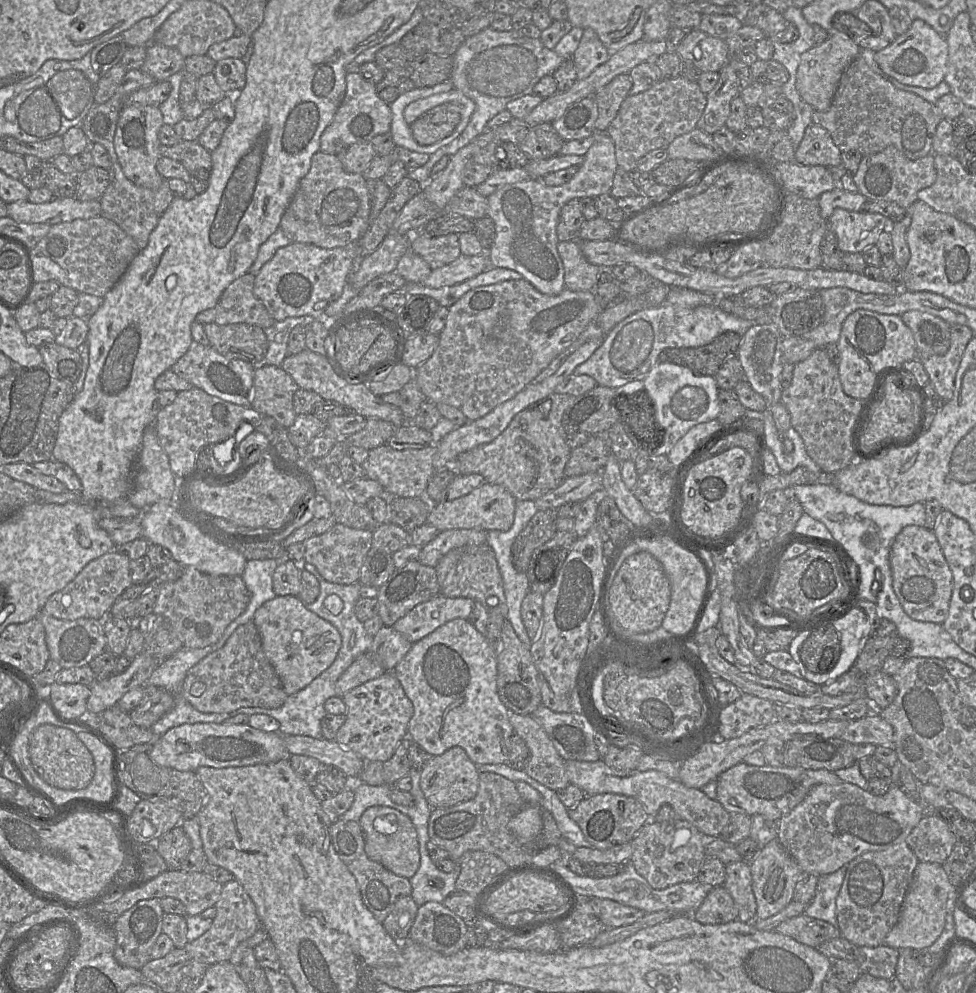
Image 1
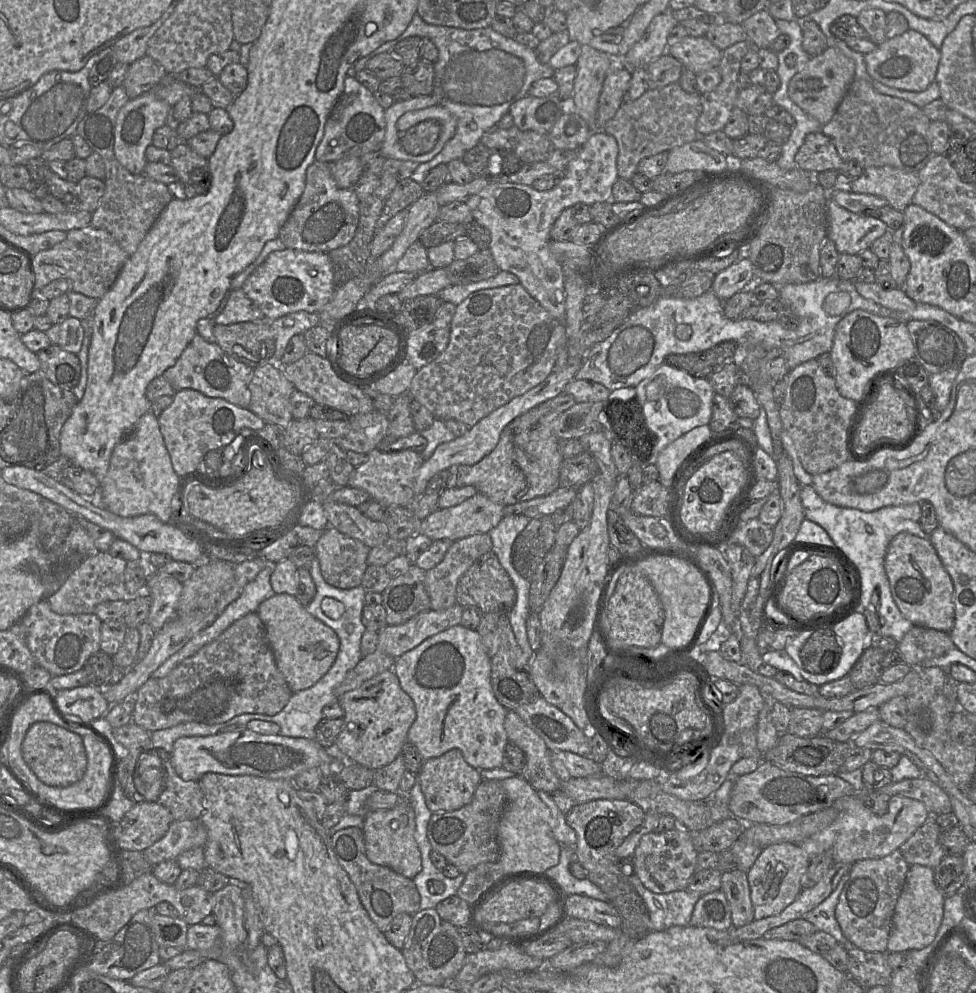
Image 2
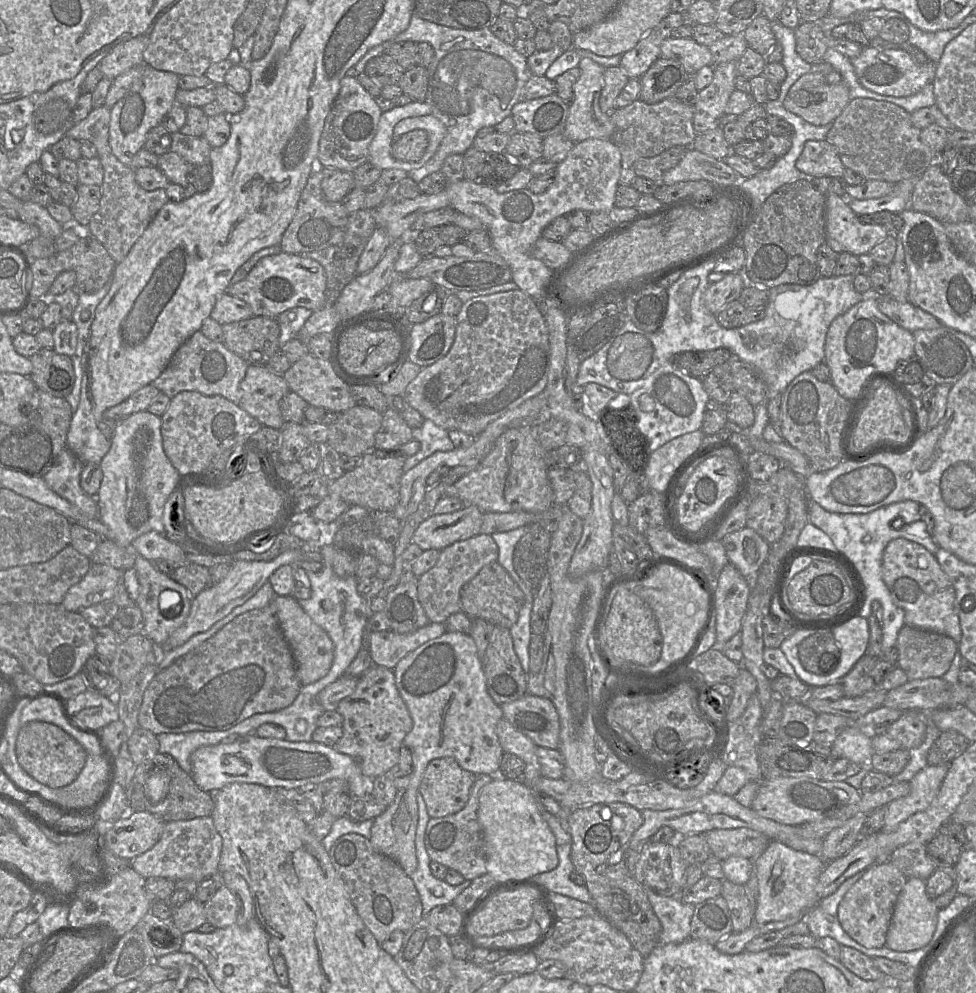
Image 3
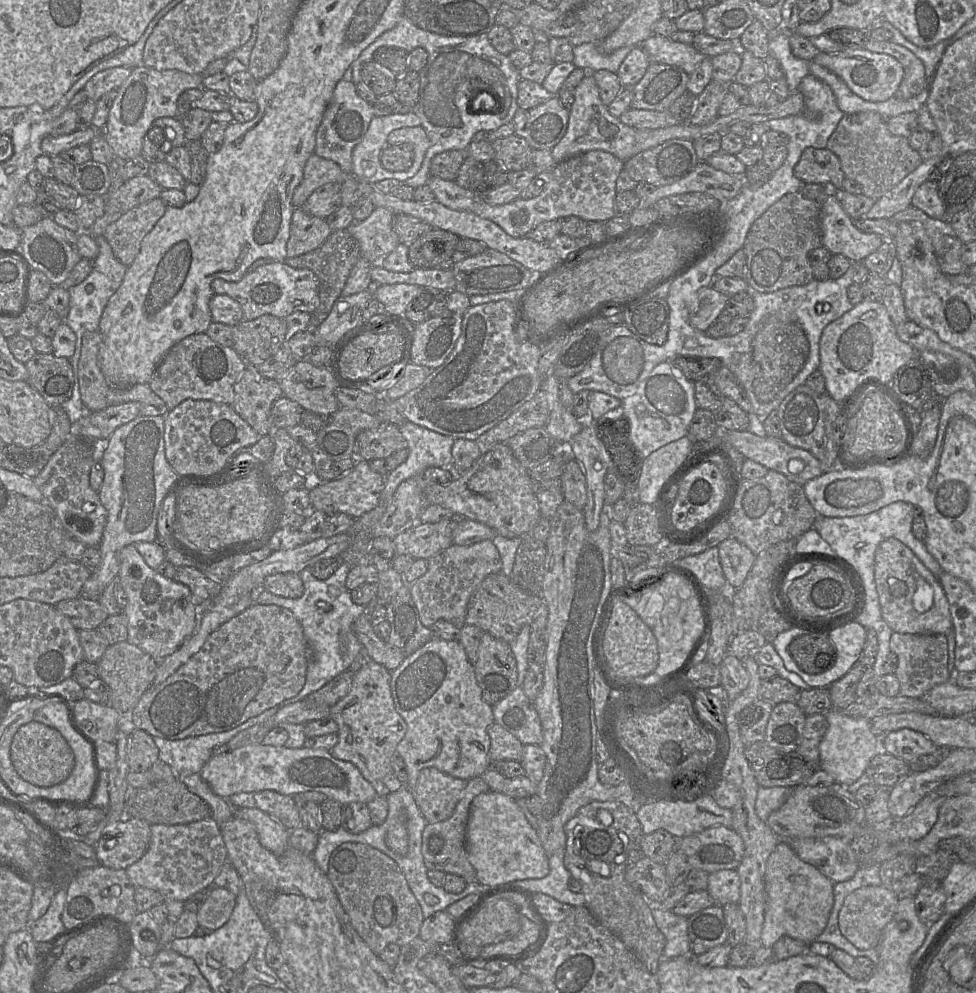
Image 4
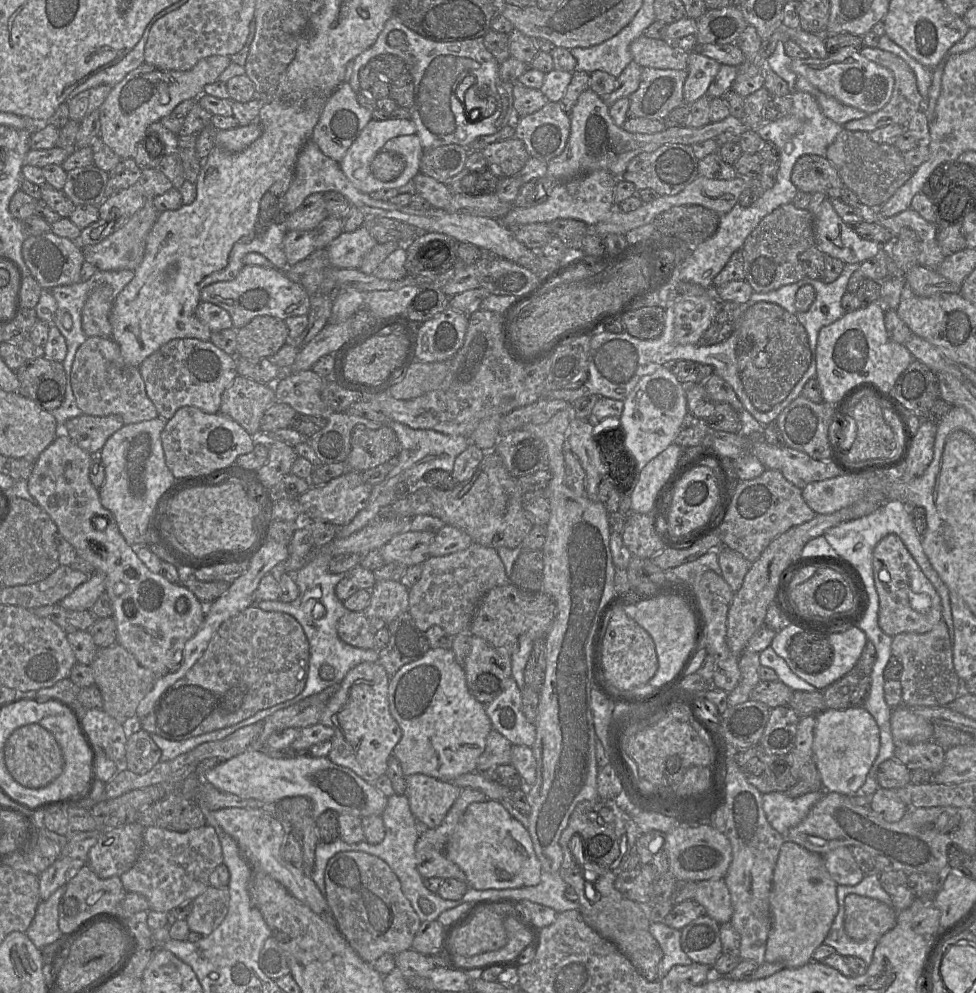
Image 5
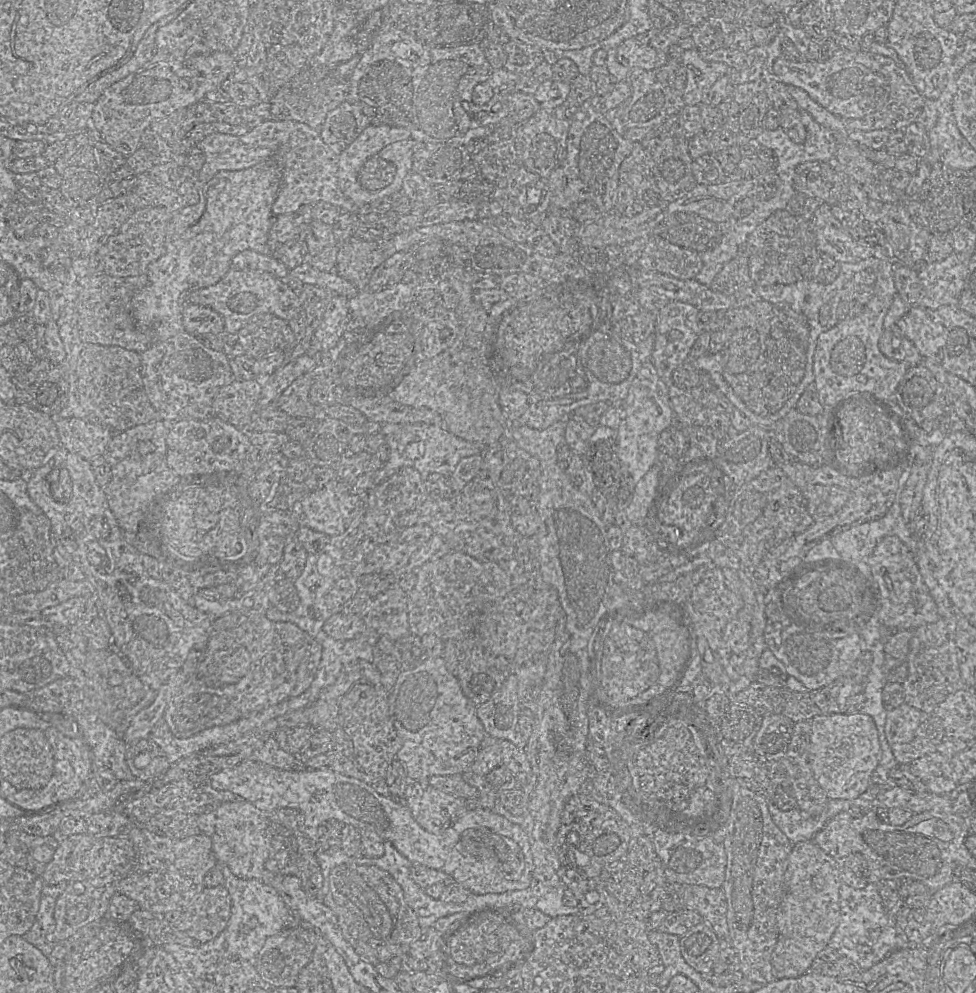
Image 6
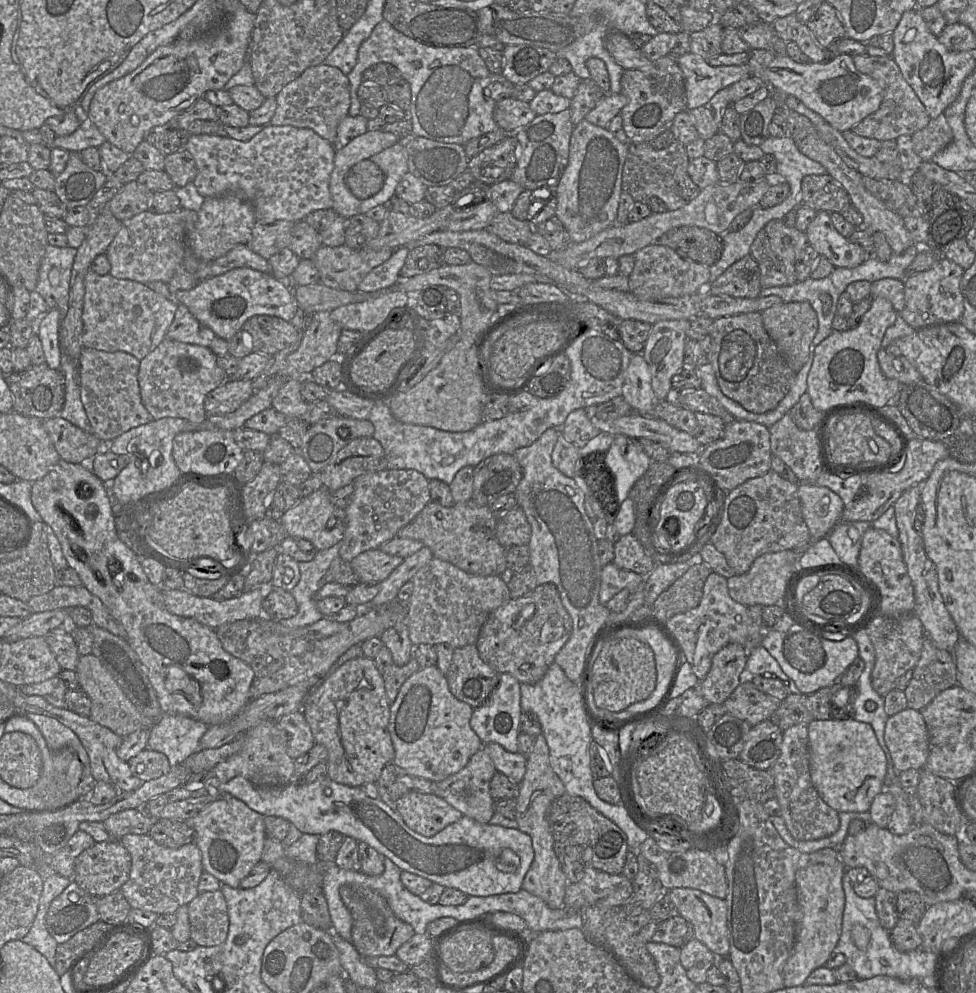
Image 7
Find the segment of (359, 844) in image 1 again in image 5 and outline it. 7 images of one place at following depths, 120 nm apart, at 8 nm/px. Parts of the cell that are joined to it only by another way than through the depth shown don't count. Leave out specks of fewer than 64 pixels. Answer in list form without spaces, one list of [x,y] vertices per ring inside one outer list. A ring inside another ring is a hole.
[[[363,851],[336,853],[325,869],[326,899],[335,923],[355,952],[373,964],[384,954],[397,955],[412,949],[422,923],[391,867]]]

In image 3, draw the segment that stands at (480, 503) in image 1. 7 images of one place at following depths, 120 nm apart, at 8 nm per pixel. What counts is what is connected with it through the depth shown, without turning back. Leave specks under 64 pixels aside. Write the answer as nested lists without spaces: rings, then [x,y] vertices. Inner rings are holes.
[[[465,505],[452,513],[431,515],[418,526],[411,543],[417,544],[423,551],[442,550],[454,542],[480,534],[483,515],[473,505]]]

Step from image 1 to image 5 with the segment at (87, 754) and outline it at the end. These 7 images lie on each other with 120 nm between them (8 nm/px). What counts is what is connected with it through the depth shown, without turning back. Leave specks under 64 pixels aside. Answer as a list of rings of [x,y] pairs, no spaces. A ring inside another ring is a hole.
[[[39,723],[14,730],[4,746],[5,765],[11,776],[28,788],[40,788],[54,781],[63,771],[62,751],[54,736]]]

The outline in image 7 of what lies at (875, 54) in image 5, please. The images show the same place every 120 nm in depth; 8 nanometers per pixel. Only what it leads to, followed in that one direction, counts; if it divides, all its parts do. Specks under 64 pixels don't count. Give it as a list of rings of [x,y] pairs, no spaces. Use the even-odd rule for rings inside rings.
[[[853,56],[858,71],[877,80],[883,88],[883,100],[879,109],[855,125],[851,131],[859,136],[873,138],[880,142],[895,140],[902,135],[914,135],[926,127],[931,120],[912,87],[904,79],[897,63],[891,56]]]

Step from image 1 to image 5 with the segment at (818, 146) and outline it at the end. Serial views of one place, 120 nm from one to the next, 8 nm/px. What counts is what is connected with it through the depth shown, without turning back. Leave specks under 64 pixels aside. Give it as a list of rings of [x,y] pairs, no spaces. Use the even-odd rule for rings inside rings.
[[[803,155],[794,164],[791,181],[798,191],[824,193],[829,199],[841,197],[844,183],[837,169],[826,157]]]

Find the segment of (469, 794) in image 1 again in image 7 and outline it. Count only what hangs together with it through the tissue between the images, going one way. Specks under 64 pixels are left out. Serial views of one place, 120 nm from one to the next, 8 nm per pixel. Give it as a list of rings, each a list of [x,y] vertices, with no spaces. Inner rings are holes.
[[[409,792],[395,801],[395,809],[415,832],[432,837],[463,814],[435,794]]]

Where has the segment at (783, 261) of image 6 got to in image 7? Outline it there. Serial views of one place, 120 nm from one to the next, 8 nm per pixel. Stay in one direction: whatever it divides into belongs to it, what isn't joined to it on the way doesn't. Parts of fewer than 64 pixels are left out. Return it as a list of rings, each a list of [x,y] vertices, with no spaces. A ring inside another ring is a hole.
[[[781,219],[769,221],[758,232],[750,248],[750,254],[760,269],[762,288],[787,286],[796,283],[795,260],[797,254],[805,245],[809,245],[805,232],[798,230],[795,226],[786,226]]]

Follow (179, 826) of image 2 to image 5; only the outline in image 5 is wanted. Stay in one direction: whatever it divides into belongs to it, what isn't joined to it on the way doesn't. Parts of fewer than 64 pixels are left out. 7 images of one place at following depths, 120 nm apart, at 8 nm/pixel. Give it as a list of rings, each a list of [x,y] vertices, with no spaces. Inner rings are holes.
[[[210,825],[188,831],[173,831],[160,827],[145,827],[142,851],[133,867],[120,876],[126,892],[144,895],[150,909],[168,912],[185,901],[193,901],[208,886],[213,870],[223,864],[219,837]]]

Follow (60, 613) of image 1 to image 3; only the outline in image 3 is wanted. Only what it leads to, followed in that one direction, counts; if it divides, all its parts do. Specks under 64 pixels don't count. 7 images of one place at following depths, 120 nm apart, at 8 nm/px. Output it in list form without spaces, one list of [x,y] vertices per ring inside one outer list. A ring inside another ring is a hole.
[[[92,563],[86,575],[67,591],[61,606],[70,612],[79,612],[103,601],[113,601],[121,571]]]

